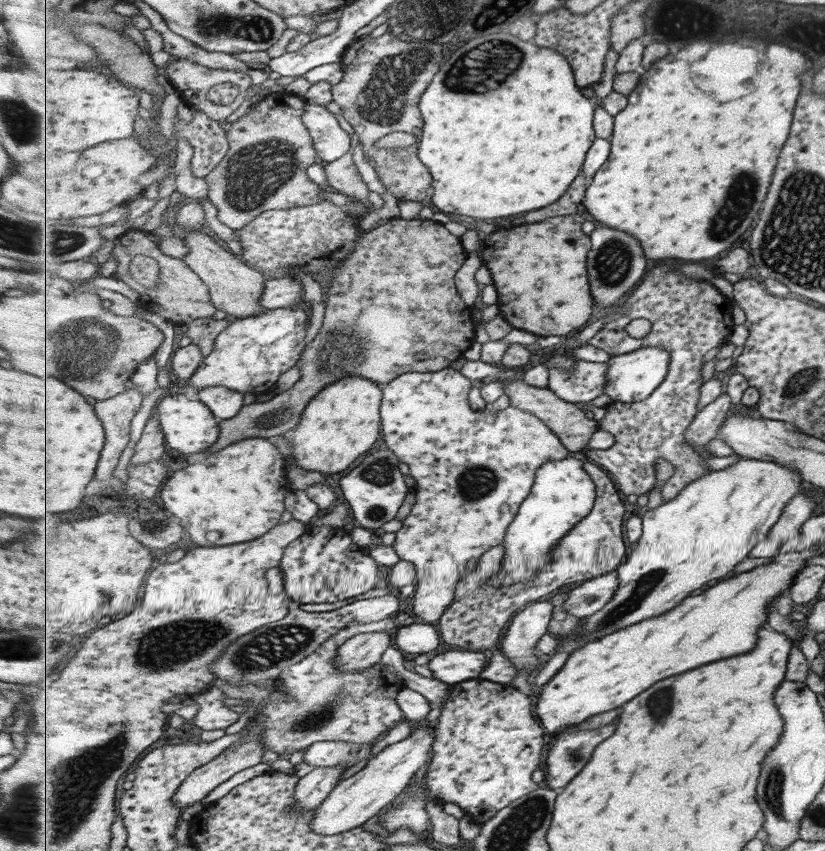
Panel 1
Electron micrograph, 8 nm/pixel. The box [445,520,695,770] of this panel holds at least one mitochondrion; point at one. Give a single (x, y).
(647, 584)

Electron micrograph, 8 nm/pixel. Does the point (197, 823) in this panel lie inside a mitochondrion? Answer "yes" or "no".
no

